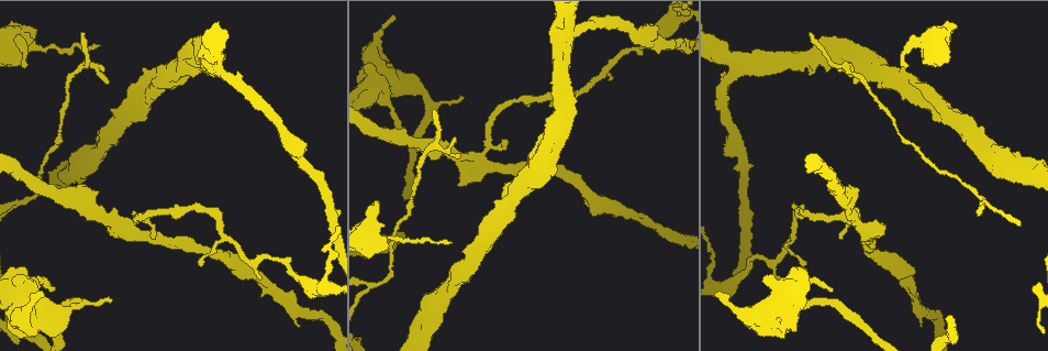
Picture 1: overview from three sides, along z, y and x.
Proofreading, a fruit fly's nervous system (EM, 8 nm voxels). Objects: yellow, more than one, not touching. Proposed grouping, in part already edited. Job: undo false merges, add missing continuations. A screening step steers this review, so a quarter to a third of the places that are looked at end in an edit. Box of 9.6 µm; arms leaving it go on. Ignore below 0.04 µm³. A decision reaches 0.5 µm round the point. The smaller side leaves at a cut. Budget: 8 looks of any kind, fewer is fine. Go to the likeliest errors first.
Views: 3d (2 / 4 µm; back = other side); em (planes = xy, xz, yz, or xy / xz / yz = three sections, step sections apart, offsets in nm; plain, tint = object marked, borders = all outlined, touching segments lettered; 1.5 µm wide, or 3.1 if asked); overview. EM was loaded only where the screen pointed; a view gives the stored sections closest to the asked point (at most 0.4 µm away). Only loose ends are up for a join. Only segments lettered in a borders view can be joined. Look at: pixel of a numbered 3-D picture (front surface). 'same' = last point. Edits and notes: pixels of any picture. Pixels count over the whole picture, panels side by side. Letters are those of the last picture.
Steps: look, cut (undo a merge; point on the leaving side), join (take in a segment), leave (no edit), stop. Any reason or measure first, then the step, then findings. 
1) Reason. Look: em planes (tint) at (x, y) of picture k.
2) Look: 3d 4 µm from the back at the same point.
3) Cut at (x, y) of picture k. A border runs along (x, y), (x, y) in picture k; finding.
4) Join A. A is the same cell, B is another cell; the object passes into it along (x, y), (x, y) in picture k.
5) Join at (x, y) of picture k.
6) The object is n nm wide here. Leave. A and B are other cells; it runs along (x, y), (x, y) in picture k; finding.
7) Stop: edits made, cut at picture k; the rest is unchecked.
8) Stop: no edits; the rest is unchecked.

Look: em planes (plain) at (300, 279) of picture 1.

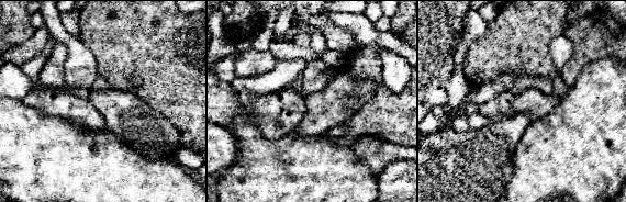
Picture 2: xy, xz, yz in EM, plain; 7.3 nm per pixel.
Look: em planes (tint) at the same point.

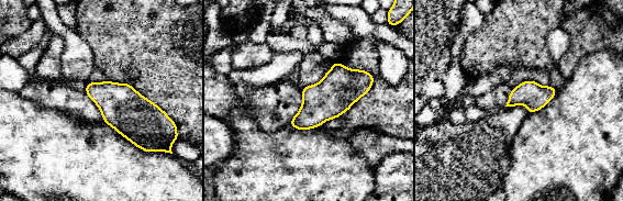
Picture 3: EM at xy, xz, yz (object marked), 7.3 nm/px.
What lies round it. Look: em planes (borders) at the same point.

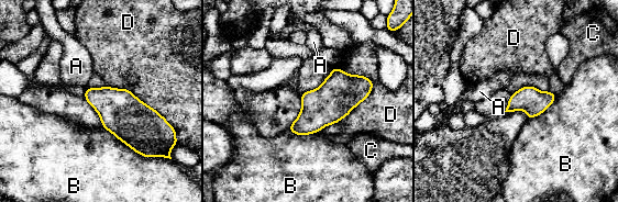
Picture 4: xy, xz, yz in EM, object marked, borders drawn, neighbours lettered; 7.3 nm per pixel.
Leave. A, B, C and D are other cells; a border runs along (102, 126), (135, 152), (151, 157) in picture 4; one cell here.

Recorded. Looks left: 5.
Free end. Look: em xy step 8 (borders) at (449, 243) of picture 1.

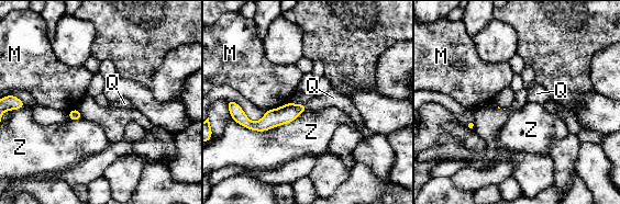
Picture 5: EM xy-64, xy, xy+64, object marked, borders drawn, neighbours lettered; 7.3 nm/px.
The longest contact is with Z, 280 nm. Join Q. Q is the same cell, M and Z are other cells; the object passes into it along (287, 113), (306, 106), (333, 98) in picture 5; it goes on there.

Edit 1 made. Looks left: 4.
Free end. Look: 3d 2 µm at (435, 111) of picture 1.

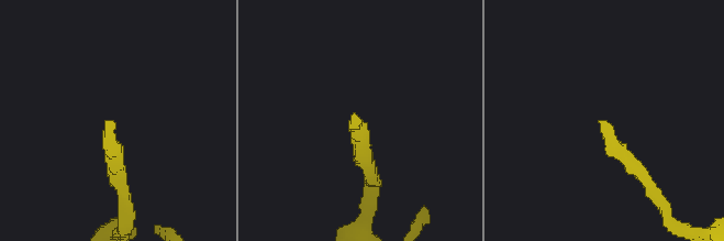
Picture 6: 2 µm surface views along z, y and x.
Shape alone is not enough. Look: em xz step 4 (tint) at (601, 122) of picture 6.

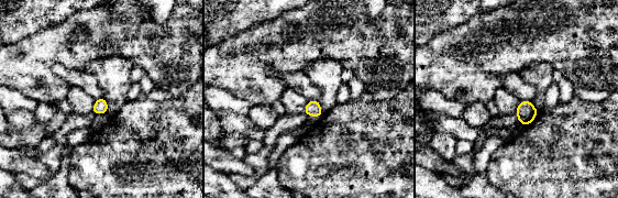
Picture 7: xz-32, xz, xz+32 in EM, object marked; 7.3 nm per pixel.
Another direction. Look: em planes (borders) at the same point.

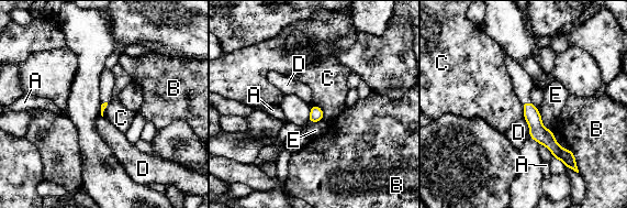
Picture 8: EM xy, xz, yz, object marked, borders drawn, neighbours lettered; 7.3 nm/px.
Leave. A, B, C, D and E are other cells; a border runs along (315, 104), (322, 110), (323, 119) in picture 8; no lettered segment goes on from it.

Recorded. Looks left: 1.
Stop: edits made, join at picture 5; the rest is unchecked.

